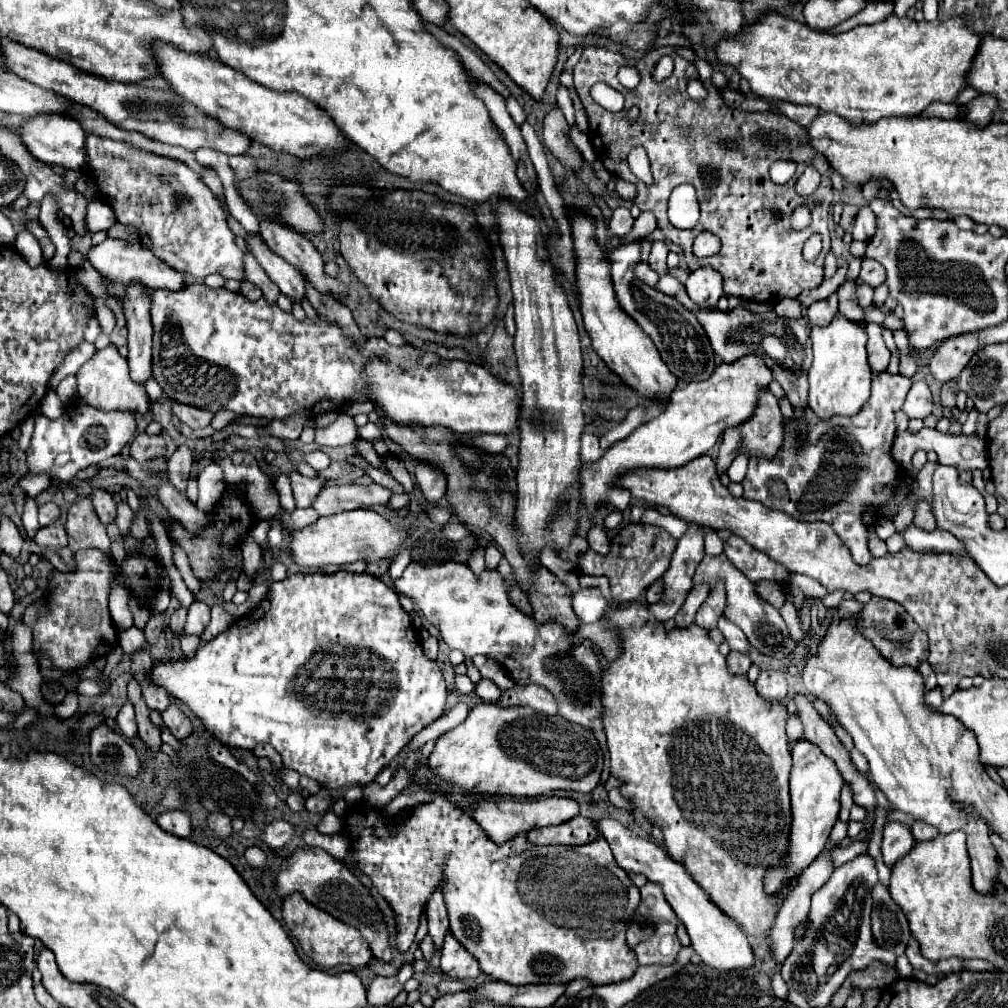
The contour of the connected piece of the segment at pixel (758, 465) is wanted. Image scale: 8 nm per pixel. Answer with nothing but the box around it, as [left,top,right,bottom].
[742,371,912,565]

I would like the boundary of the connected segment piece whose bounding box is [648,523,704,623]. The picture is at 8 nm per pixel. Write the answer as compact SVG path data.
M690 523L688 531L678 539L678 547L672 555L666 575L662 575L664 595L656 605L648 605L658 621L666 621L678 613L688 591L692 589L692 577L698 563L704 557L704 531L700 525Z

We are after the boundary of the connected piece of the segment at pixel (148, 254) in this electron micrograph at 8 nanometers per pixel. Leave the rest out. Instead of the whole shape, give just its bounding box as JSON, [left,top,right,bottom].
[88,239,186,291]

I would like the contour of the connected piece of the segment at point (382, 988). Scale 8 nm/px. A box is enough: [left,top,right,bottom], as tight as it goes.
[368,965,412,1005]

